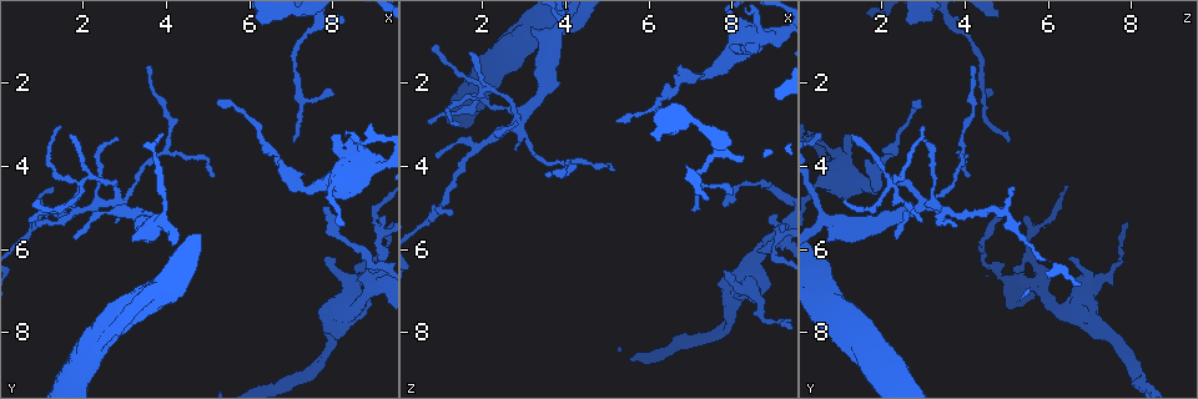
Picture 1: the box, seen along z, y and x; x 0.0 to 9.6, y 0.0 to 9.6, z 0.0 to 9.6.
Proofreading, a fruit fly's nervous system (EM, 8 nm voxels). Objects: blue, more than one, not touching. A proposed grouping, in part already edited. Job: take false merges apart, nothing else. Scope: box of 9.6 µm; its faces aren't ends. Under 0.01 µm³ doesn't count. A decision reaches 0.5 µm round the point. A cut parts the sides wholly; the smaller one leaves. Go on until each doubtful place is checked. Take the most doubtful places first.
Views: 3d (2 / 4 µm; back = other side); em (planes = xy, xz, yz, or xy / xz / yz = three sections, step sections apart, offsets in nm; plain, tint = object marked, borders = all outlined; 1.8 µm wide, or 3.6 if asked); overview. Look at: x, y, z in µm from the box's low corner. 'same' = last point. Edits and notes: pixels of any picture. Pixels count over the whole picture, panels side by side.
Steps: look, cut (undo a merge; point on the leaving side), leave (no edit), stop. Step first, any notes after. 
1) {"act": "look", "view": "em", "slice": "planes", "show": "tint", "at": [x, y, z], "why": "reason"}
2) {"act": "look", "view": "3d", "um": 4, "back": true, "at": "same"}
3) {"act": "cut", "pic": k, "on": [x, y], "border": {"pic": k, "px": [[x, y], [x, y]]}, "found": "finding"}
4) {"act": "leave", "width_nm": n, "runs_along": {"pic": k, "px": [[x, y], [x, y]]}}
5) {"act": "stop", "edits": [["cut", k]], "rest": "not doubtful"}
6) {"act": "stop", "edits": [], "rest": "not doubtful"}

{"act": "look", "view": "em", "slice": "xy", "step": 8, "show": "tint", "at": [9.10, 6.85, 5.70], "why": "abrupt turn"}

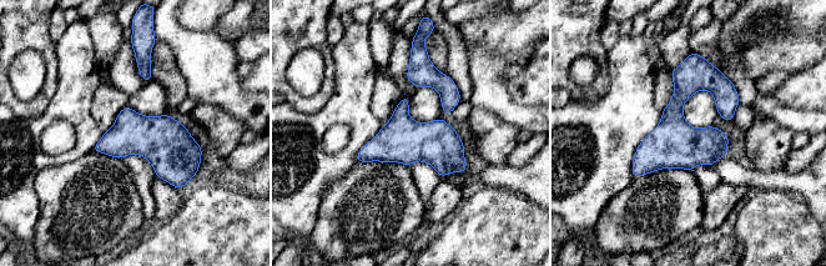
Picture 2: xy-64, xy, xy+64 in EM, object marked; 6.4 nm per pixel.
{"act": "leave", "runs_along": {"pic": 2, "px": [[700, 59], [673, 134], [635, 174]]}, "found": "continuous, no second neuron"}

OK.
{"act": "look", "view": "em", "slice": "planes", "show": "borders", "at": [2.90, 4.95, 3.00], "why": "calibre changes"}

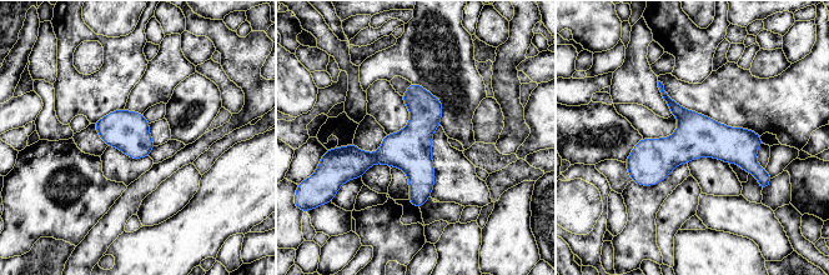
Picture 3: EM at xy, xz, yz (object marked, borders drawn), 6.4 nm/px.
{"act": "leave", "runs_along": {"pic": 3, "px": [[628, 163], [732, 146], [760, 176]]}, "found": "continuous, no second neuron"}

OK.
{"act": "look", "view": "em", "um": 3.6, "slice": "yz", "step": 4, "show": "tint", "at": [9.20, 5.65, 5.65], "why": "abrupt turn"}

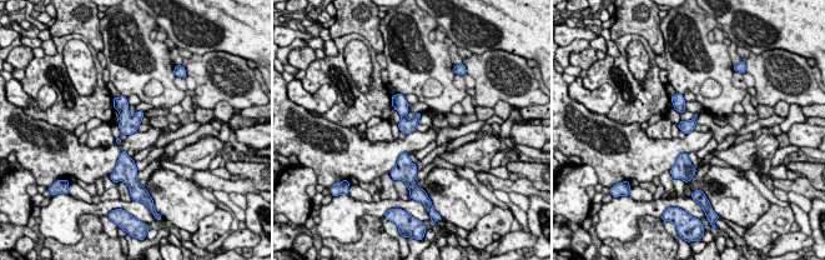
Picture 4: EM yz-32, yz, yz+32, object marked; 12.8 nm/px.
{"act": "look", "view": "em", "um": 3.6, "slice": "planes", "show": "borders", "at": "same", "why": "another direction"}

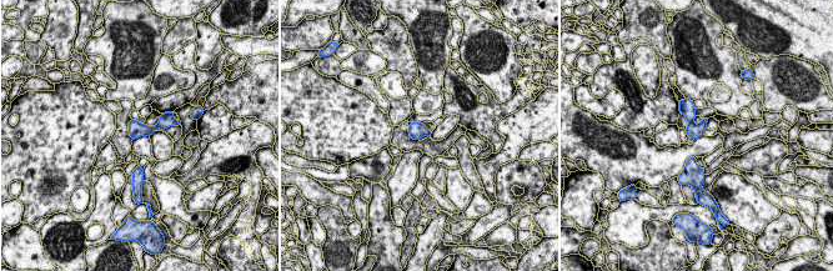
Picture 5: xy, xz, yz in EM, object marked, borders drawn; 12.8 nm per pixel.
{"act": "leave", "found": "one neuron here"}

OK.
{"act": "stop", "edits": [], "rest": "not doubtful"}

